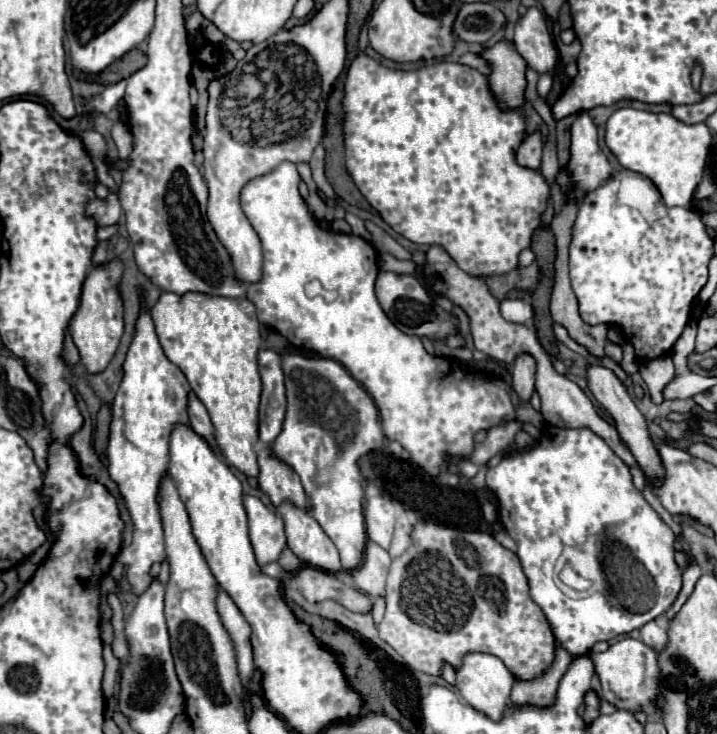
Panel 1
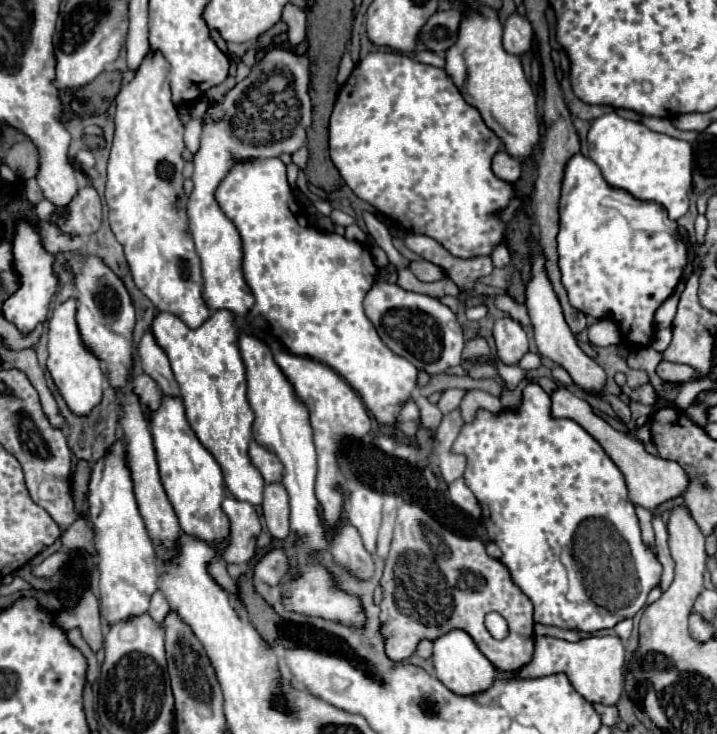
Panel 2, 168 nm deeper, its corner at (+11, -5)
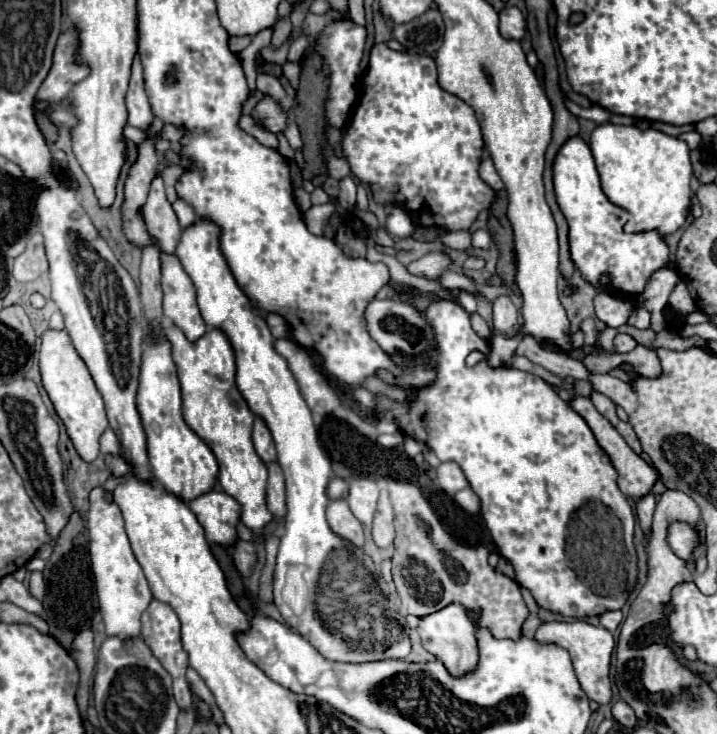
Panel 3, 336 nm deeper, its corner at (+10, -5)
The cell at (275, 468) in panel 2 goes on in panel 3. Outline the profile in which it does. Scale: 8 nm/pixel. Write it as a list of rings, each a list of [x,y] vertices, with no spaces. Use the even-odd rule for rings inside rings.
[[[259,416],[253,422],[253,444],[255,444],[255,450],[257,450],[257,454],[261,456],[261,460],[265,464],[269,464],[269,462],[273,462],[277,458],[273,436],[271,436],[265,420],[259,418]]]

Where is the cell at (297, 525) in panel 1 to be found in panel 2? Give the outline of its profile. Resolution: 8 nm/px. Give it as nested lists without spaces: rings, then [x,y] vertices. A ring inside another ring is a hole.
[[[268,484],[264,488],[264,518],[274,540],[284,540],[290,534],[288,494],[282,484]]]

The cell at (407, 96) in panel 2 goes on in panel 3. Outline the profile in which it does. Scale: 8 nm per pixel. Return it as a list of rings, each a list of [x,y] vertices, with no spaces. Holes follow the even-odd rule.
[[[375,44],[369,56],[369,68],[367,74],[363,78],[363,96],[353,112],[351,124],[345,132],[345,140],[343,140],[343,156],[349,160],[351,164],[351,172],[355,174],[355,178],[359,178],[365,184],[371,184],[373,188],[373,198],[381,204],[385,202],[393,202],[393,200],[425,200],[427,208],[419,208],[415,212],[411,212],[411,216],[421,224],[421,226],[445,226],[449,230],[467,230],[477,214],[481,210],[487,210],[495,198],[495,190],[491,190],[477,174],[479,170],[479,162],[481,162],[481,152],[483,152],[483,138],[481,138],[481,128],[479,122],[475,118],[475,112],[471,106],[467,106],[465,102],[461,102],[457,96],[445,92],[439,84],[437,84],[437,68],[435,68],[435,60],[431,56],[419,56],[419,54],[407,54],[407,52],[397,52],[387,48],[385,44]]]

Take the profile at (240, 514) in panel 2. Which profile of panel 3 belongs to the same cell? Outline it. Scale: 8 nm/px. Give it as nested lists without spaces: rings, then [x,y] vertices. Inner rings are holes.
[[[211,490],[191,500],[189,508],[203,526],[207,542],[231,546],[237,540],[235,526],[239,522],[241,506],[237,504],[237,500],[229,498],[229,494]]]

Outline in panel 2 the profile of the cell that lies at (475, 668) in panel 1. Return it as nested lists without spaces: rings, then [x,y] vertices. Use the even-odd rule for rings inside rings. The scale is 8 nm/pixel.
[[[452,630],[446,636],[434,640],[432,662],[436,668],[438,680],[444,686],[448,686],[448,690],[452,690],[454,694],[460,694],[460,696],[480,694],[480,692],[488,690],[488,686],[492,686],[492,682],[496,680],[496,668],[492,666],[492,662],[476,648],[472,638],[462,630]]]

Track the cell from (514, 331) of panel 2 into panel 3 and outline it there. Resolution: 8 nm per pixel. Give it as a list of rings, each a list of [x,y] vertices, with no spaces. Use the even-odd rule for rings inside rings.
[[[501,294],[493,302],[493,330],[505,332],[505,334],[517,334],[517,308],[513,306],[511,298],[507,294]]]

